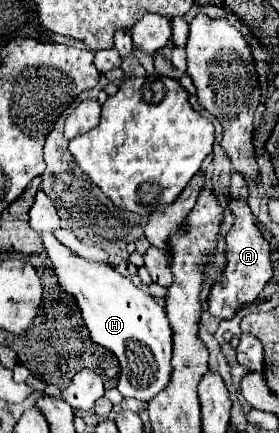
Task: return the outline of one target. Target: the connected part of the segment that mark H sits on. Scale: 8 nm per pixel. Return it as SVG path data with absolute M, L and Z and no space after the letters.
M51 232L43 234L43 244L49 260L53 262L57 278L63 280L63 290L73 292L77 298L81 316L87 330L91 332L93 342L121 358L121 376L115 388L119 388L123 396L141 402L153 400L161 390L167 388L173 372L173 330L169 326L165 308L151 294L137 288L129 278L121 276L113 266L87 262L75 256Z

